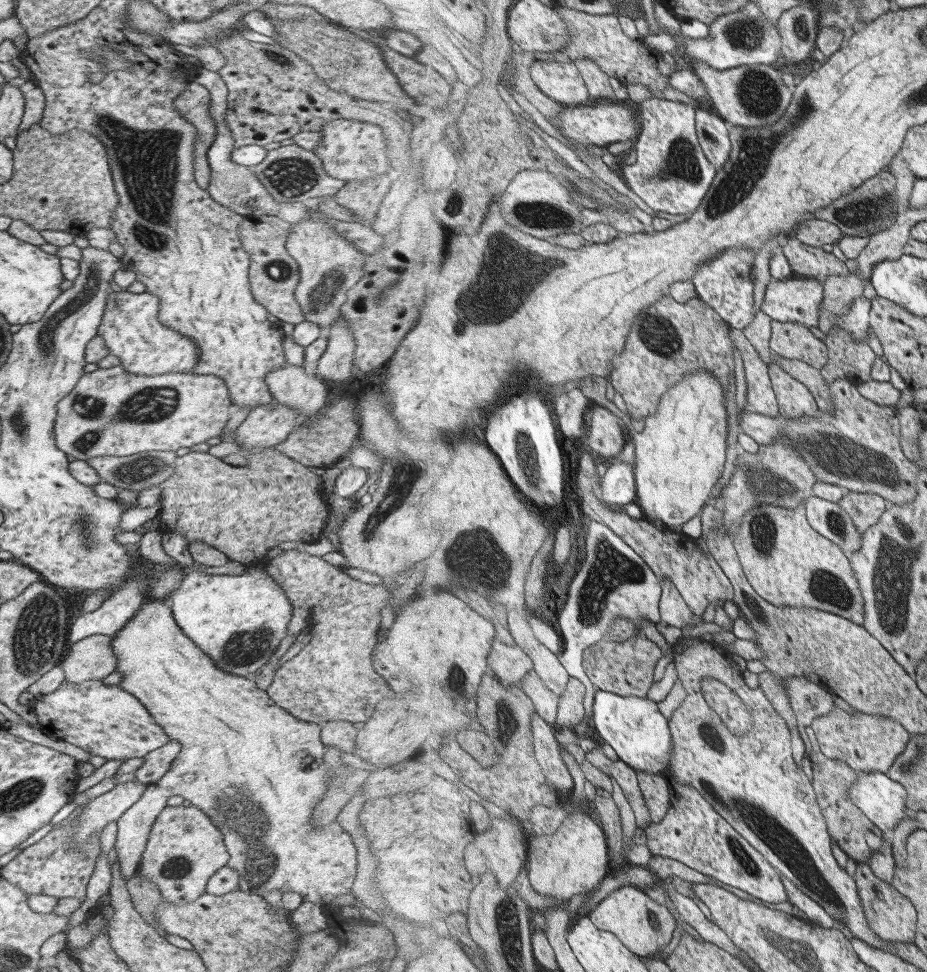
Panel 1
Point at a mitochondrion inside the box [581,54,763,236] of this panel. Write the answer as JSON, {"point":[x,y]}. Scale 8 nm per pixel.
{"point":[683,162]}

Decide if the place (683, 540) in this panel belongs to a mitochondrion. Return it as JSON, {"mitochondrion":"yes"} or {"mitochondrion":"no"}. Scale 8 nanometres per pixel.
{"mitochondrion":"no"}

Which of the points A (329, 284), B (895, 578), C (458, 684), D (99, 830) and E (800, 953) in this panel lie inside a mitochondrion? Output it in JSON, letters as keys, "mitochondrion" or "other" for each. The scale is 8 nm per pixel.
{"A":"mitochondrion","B":"mitochondrion","C":"mitochondrion","D":"other","E":"mitochondrion"}

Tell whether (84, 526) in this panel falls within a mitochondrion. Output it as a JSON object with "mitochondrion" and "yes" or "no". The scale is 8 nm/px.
{"mitochondrion":"yes"}

